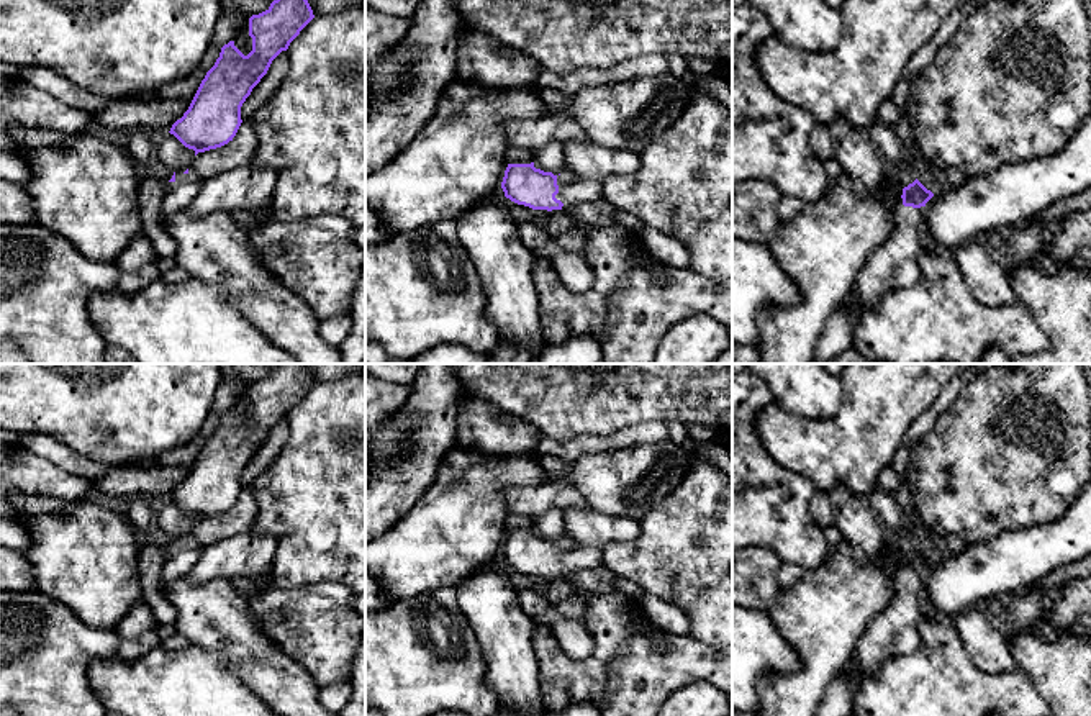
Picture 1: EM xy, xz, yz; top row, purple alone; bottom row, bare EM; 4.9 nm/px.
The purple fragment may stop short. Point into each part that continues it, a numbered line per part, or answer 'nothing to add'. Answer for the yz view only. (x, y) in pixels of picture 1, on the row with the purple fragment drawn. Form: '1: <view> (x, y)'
1: yz (896, 264)

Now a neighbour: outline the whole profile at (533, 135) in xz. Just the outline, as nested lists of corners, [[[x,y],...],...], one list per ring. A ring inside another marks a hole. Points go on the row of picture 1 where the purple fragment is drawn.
[[[547,111],[536,120],[506,121],[505,133],[509,146],[529,149],[532,152],[546,147],[554,141],[565,144],[568,141],[588,139],[580,123],[562,111]]]

